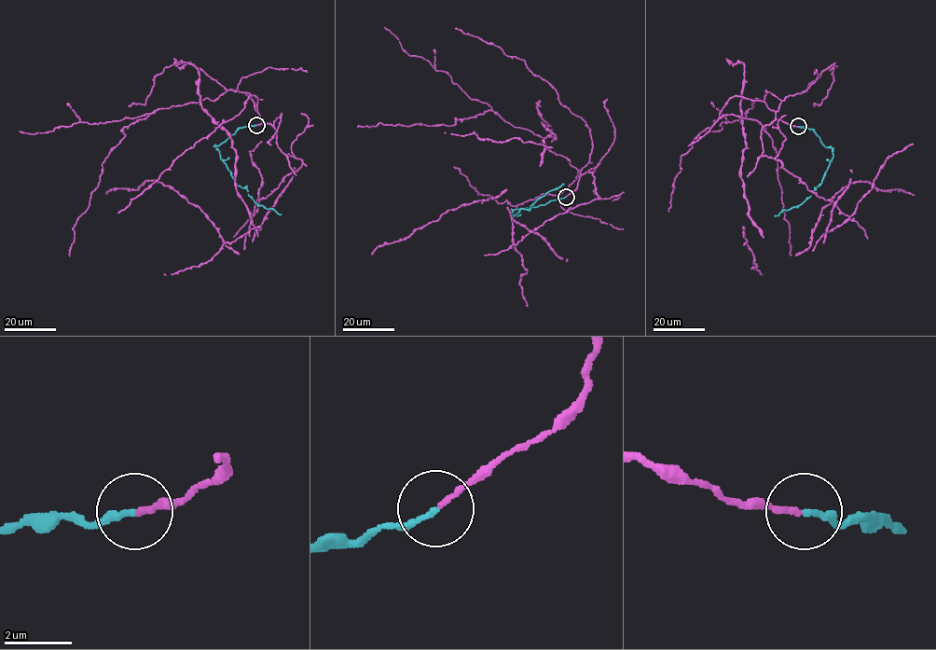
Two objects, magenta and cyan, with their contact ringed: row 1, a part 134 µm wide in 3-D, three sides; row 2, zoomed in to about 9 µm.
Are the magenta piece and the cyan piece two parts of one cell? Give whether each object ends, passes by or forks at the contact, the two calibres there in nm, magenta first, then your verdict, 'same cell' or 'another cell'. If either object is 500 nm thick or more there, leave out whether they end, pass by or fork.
magenta ends | cyan ends | 160/160 nm | same cell

